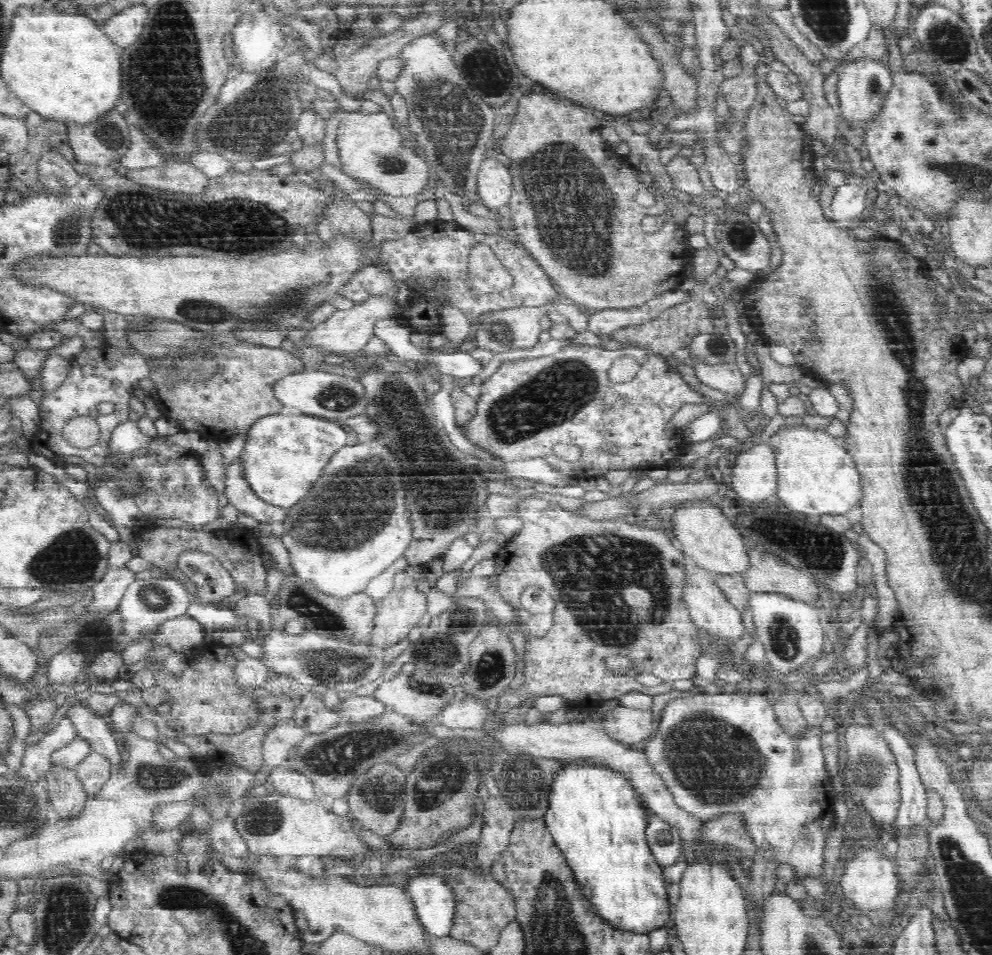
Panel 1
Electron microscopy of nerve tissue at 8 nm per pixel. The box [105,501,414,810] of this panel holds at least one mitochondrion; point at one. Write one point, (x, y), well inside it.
(336, 758)

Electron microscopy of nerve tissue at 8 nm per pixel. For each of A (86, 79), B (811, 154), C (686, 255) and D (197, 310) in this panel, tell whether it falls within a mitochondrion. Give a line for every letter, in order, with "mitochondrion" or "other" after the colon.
A: other
B: other
C: other
D: mitochondrion

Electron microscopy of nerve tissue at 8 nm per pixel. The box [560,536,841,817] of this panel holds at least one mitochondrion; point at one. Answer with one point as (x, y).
(719, 765)

